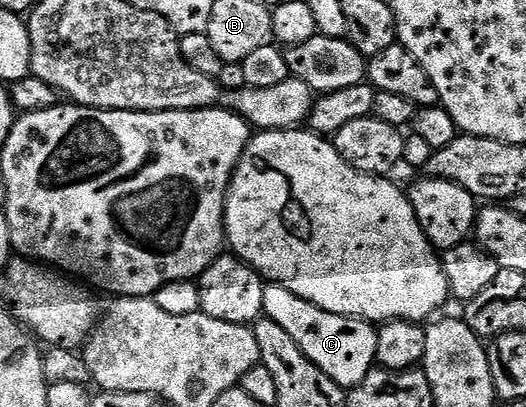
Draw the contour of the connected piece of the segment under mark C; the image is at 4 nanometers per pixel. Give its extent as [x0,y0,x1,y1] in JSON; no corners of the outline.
[263,283,377,389]

